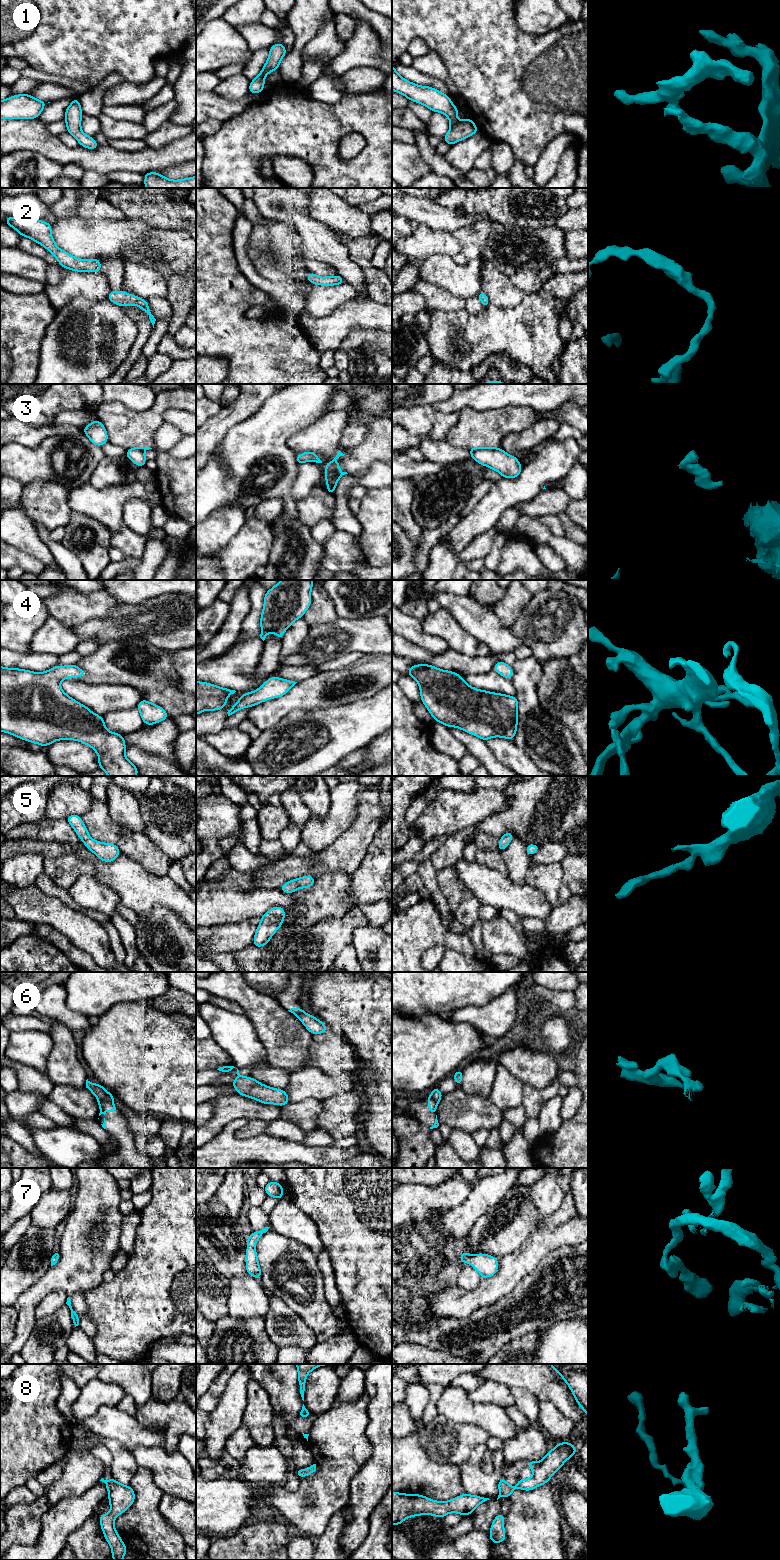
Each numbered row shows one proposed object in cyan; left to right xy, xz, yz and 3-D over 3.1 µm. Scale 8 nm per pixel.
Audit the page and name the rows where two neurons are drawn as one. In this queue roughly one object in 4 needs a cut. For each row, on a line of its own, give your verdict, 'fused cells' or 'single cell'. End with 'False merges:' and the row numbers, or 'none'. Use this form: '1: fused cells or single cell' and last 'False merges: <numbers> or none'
1: single cell
2: single cell
3: fused cells
4: single cell
5: single cell
6: fused cells
7: single cell
8: single cell
False merges: 3, 6

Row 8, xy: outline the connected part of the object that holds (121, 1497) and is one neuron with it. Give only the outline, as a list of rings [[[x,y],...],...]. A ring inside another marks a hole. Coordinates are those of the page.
[[[115,1479],[100,1480],[106,1484],[111,1510],[108,1514],[99,1514],[101,1529],[106,1541],[111,1546],[113,1560],[122,1560],[127,1547],[121,1540],[114,1527],[115,1518],[126,1511],[135,1500],[135,1493],[131,1486],[126,1486]]]

